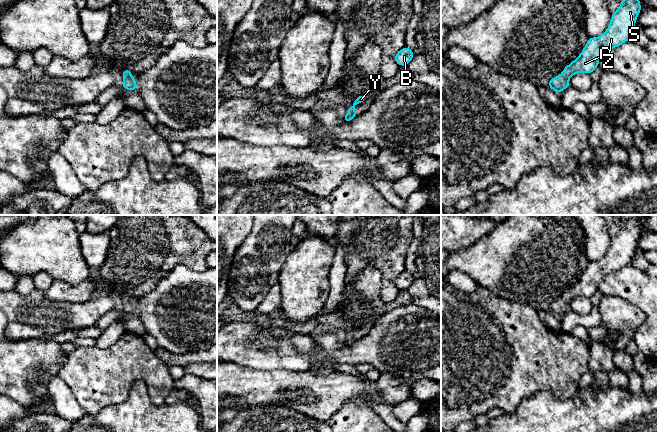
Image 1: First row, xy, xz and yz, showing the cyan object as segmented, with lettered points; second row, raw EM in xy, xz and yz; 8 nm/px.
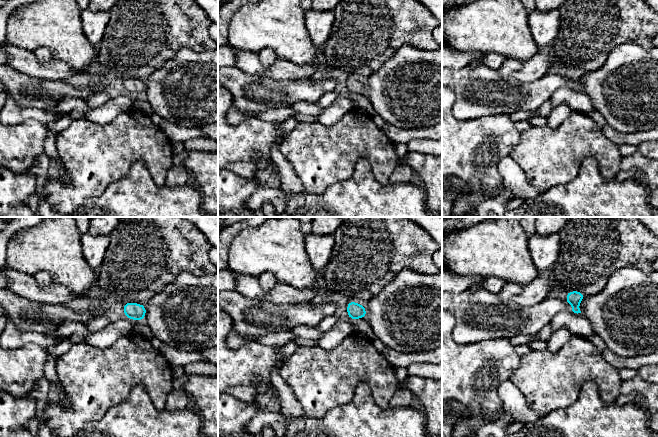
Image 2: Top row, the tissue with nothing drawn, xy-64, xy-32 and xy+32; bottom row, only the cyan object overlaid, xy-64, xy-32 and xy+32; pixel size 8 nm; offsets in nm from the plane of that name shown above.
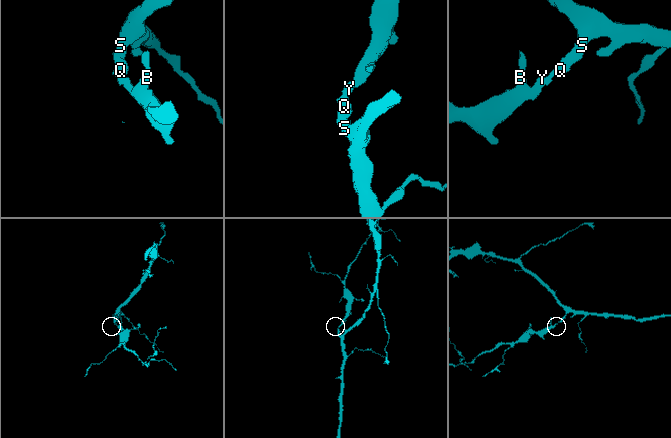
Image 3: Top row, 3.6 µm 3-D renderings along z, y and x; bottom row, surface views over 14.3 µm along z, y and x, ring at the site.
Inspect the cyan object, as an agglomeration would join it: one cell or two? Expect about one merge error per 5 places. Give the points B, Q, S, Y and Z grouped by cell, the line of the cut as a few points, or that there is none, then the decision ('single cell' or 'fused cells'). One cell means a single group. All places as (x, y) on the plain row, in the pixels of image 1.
B Q S Y Z; no cut; single cell

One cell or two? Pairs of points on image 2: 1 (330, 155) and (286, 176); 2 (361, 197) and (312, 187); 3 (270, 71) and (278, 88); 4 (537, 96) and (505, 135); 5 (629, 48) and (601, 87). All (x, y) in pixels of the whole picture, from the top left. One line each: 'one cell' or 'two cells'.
1: two cells
2: two cells
3: two cells
4: two cells
5: one cell

